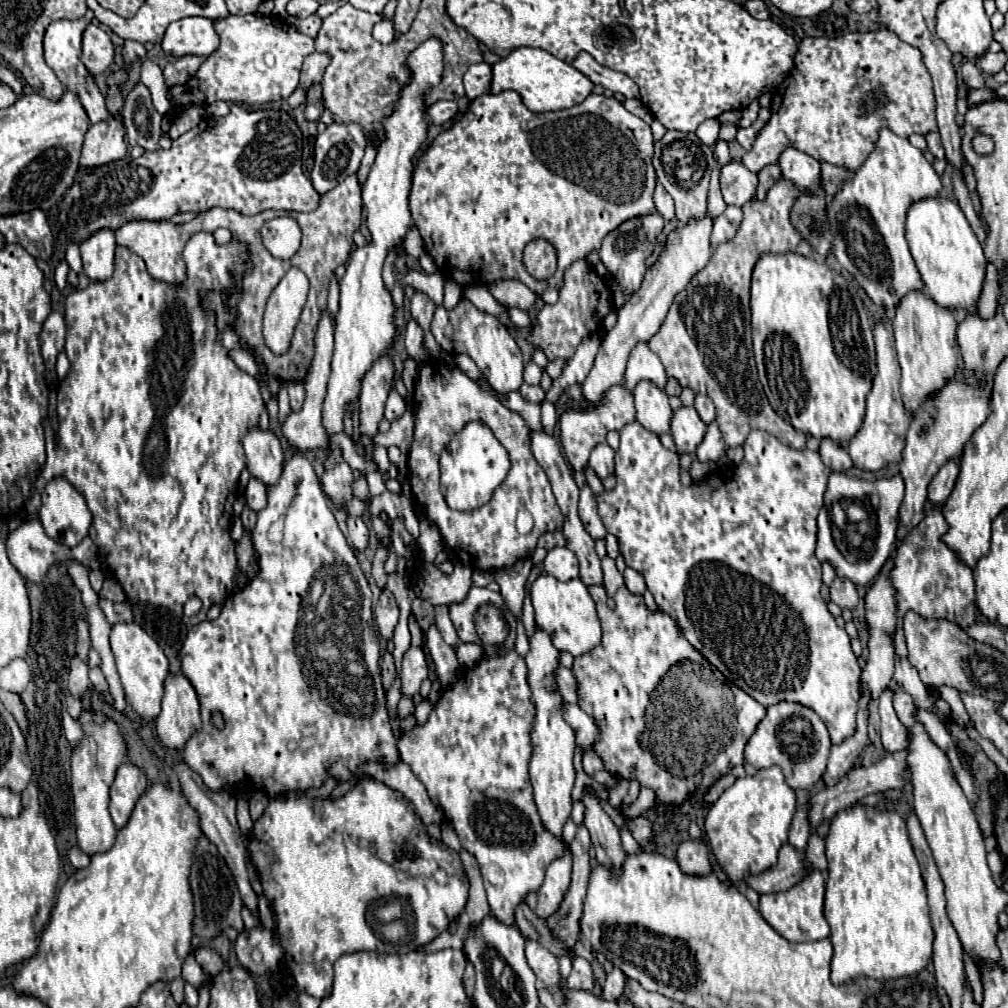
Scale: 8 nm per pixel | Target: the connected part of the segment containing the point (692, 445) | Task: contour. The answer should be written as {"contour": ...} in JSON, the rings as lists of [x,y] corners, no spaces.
{"contour":[[[681,406],[671,420],[671,436],[679,448],[679,454],[693,454],[705,436],[707,424],[699,418],[697,410],[691,406]]]}

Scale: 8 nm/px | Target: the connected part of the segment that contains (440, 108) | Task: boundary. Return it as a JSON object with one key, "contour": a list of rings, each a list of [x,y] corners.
{"contour":[[[439,100],[429,106],[427,114],[435,126],[447,126],[453,120],[453,116],[457,114],[457,102],[455,100]]]}

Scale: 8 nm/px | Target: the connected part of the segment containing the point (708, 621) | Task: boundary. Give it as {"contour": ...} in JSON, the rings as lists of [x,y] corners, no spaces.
{"contour":[[[631,422],[621,428],[621,444],[615,452],[615,478],[617,486],[613,490],[605,490],[597,496],[599,516],[607,528],[607,532],[615,534],[619,538],[621,554],[625,556],[627,566],[635,568],[645,576],[647,588],[655,596],[655,602],[659,610],[671,614],[671,618],[677,620],[683,636],[713,664],[717,666],[725,678],[739,688],[743,688],[749,696],[753,696],[759,704],[771,706],[781,700],[799,702],[803,706],[813,708],[821,720],[825,722],[831,742],[843,742],[849,734],[855,730],[855,712],[857,712],[857,700],[859,700],[859,674],[861,668],[857,664],[857,656],[851,650],[849,636],[843,628],[835,624],[833,614],[827,610],[827,602],[821,598],[821,562],[815,558],[815,542],[817,542],[817,512],[823,506],[823,494],[827,490],[827,478],[831,470],[821,462],[817,452],[811,452],[807,448],[795,450],[785,444],[781,444],[777,438],[763,430],[753,430],[745,444],[745,458],[737,466],[737,482],[735,478],[727,476],[711,476],[707,478],[707,484],[693,484],[683,486],[679,480],[679,456],[675,452],[669,452],[663,448],[657,434],[645,430],[639,422]]]}

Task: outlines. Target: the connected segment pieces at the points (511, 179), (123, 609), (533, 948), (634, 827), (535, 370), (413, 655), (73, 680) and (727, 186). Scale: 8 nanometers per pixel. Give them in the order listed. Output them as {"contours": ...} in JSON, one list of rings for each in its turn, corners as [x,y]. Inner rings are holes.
{"contours":[[[[503,90],[499,94],[483,94],[475,100],[471,100],[465,116],[455,122],[449,130],[441,132],[435,140],[433,146],[429,148],[427,156],[419,156],[419,164],[413,172],[413,192],[409,194],[409,208],[413,206],[413,220],[419,226],[419,232],[423,236],[425,242],[425,252],[431,254],[431,258],[435,260],[439,272],[443,272],[443,276],[449,276],[453,282],[465,286],[471,284],[491,284],[495,280],[519,280],[523,284],[527,284],[533,292],[541,294],[543,288],[551,286],[551,288],[561,288],[563,282],[563,270],[567,266],[571,266],[575,260],[585,258],[591,250],[601,248],[603,238],[607,236],[607,232],[615,230],[621,222],[635,218],[635,216],[645,216],[655,212],[655,204],[653,204],[653,188],[655,188],[655,170],[651,164],[653,158],[653,134],[649,124],[645,124],[641,118],[633,116],[631,112],[625,110],[625,106],[615,100],[613,96],[603,96],[603,94],[589,94],[581,104],[567,108],[567,110],[559,110],[559,112],[531,112],[521,96],[515,90]],[[537,238],[545,238],[545,240],[553,240],[553,244],[557,246],[559,252],[559,264],[557,264],[557,272],[545,280],[539,282],[535,278],[527,278],[527,270],[523,266],[523,248]]],[[[99,600],[99,606],[111,626],[122,622],[131,622],[134,619],[130,602],[116,603],[109,600]]],[[[527,940],[525,956],[541,984],[545,984],[549,990],[555,990],[561,986],[563,980],[559,978],[559,964],[557,964],[557,958],[549,950],[545,950],[535,940]]],[[[639,816],[639,818],[631,820],[629,830],[631,830],[633,838],[641,844],[641,848],[643,848],[645,852],[653,852],[653,848],[655,848],[655,846],[651,844],[651,824],[649,824],[649,820],[647,820],[647,818]]],[[[531,360],[527,366],[525,366],[525,374],[523,374],[523,380],[527,382],[527,384],[533,384],[533,386],[537,386],[539,384],[539,380],[541,380],[541,374],[543,374],[543,370]]],[[[409,646],[409,650],[403,656],[403,664],[401,664],[401,682],[403,682],[403,696],[411,698],[415,694],[419,694],[419,686],[421,682],[427,678],[429,670],[427,670],[427,662],[425,662],[425,654],[419,646]]],[[[73,658],[71,662],[71,672],[69,672],[69,682],[67,682],[67,690],[73,698],[79,698],[83,694],[87,694],[89,690],[89,676],[87,676],[87,664],[83,660],[77,660]]],[[[731,160],[729,164],[721,166],[719,182],[725,204],[731,206],[743,206],[745,202],[753,200],[753,194],[757,190],[757,174],[747,170],[737,160]]]]}

